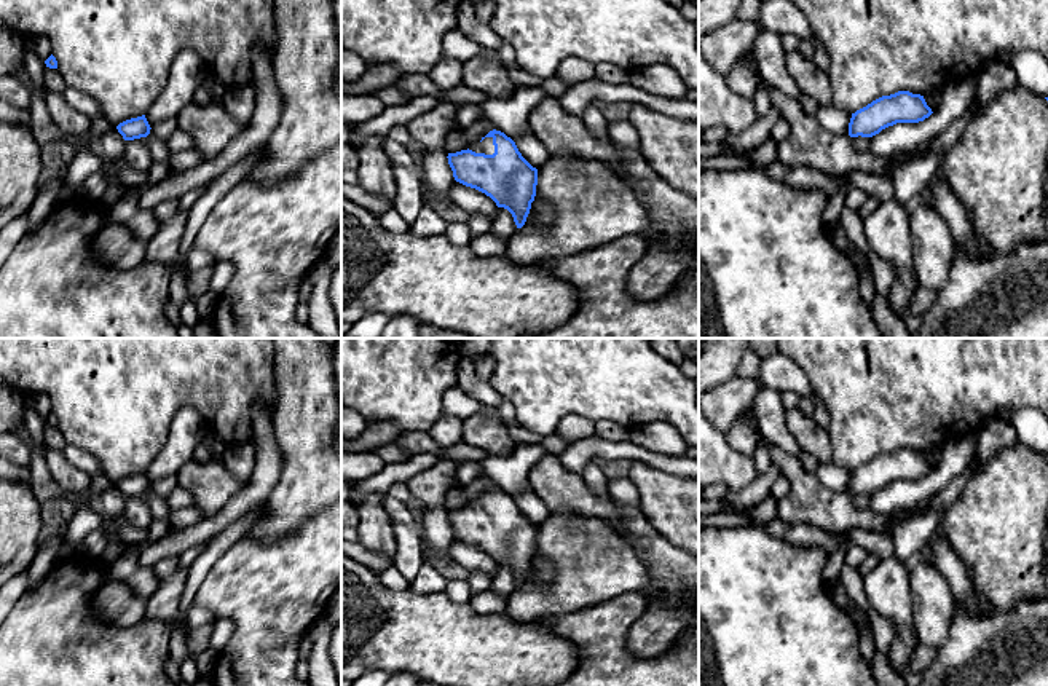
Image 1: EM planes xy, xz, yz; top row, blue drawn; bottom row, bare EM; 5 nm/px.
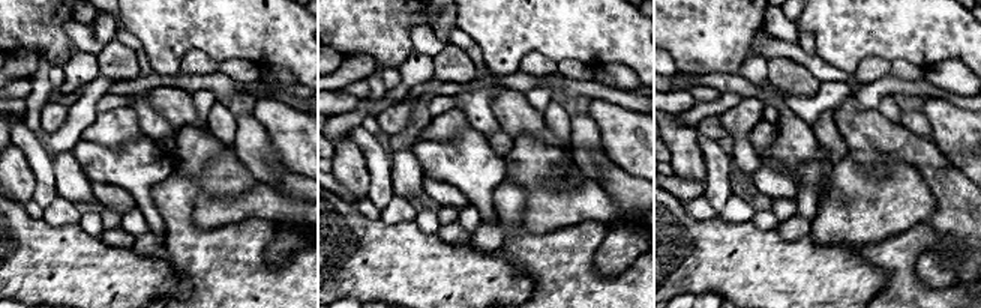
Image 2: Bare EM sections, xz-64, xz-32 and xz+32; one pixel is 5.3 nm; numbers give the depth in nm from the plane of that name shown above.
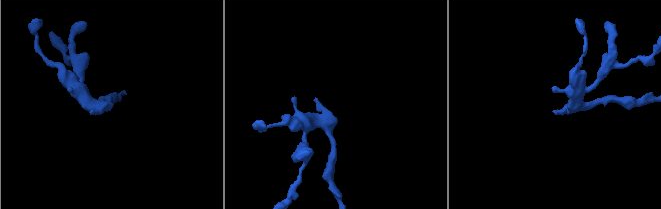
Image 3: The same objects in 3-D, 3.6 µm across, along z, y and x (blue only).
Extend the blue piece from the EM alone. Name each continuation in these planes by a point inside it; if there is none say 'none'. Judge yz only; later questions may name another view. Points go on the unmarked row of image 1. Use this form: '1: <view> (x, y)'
none

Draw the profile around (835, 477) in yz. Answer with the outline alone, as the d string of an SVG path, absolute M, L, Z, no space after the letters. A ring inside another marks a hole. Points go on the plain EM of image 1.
M829 461L829 463L820 463L818 467L815 469L815 474L828 490L833 491L849 490L849 480L852 475L850 469L845 469Z

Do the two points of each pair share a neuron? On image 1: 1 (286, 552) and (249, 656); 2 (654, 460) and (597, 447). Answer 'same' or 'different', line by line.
1: same
2: same

